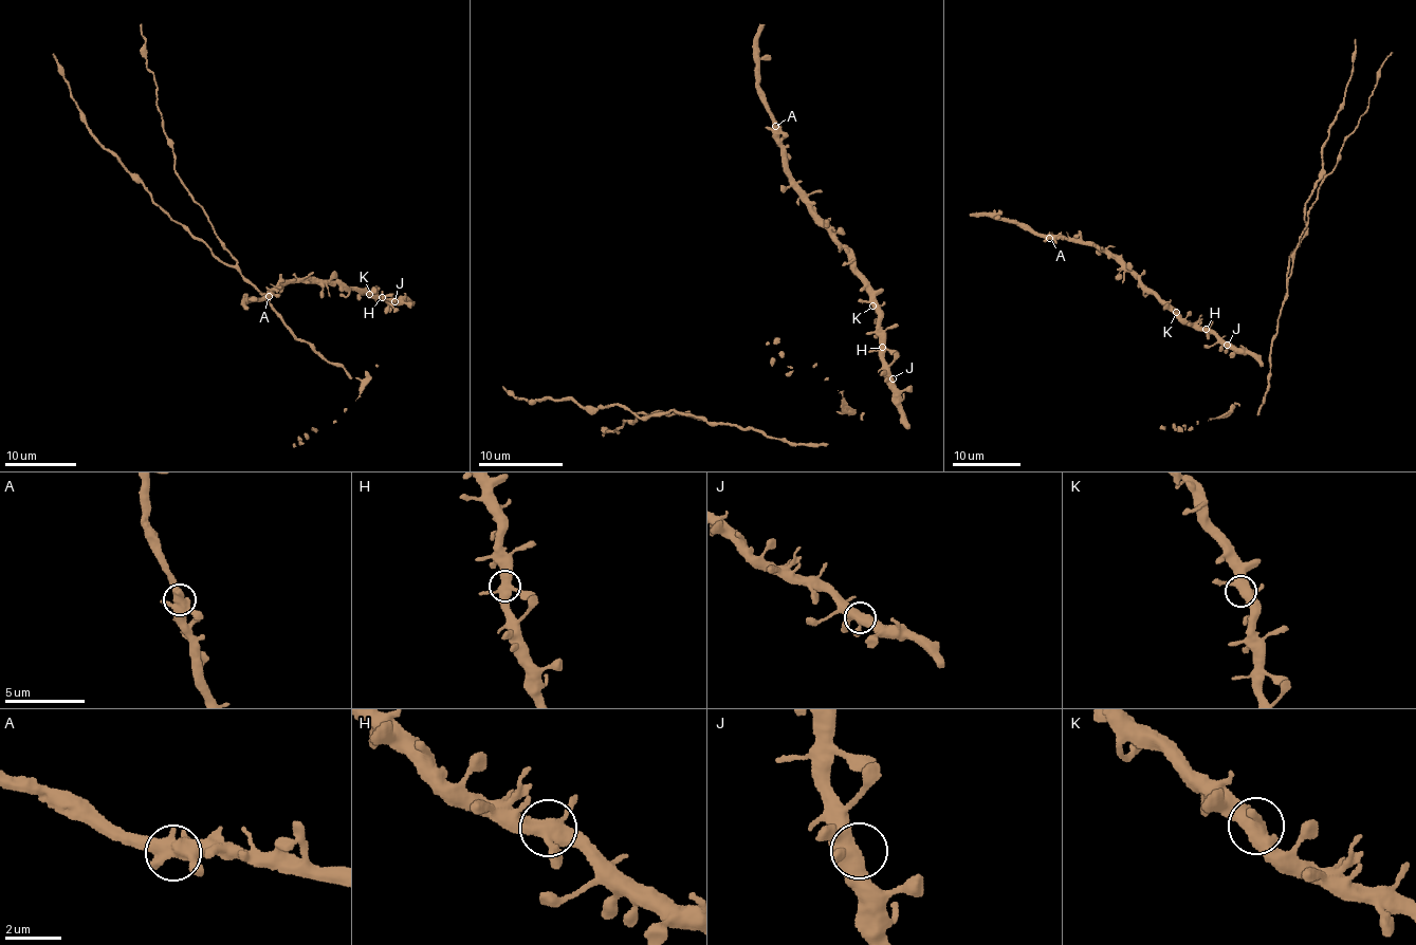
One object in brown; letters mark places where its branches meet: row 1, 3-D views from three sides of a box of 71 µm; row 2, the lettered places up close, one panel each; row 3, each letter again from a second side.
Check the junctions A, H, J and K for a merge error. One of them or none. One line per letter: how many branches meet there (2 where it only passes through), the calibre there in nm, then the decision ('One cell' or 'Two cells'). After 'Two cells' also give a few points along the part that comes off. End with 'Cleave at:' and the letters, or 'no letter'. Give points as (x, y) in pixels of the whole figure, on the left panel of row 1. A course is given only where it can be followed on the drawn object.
A: Branches: 4. Thickness 480 nm. One cell
H: Branches: 4. Thickness 440 nm. One cell
J: Branches: 4. Thickness 460 nm. One cell
K: Branches: 4. Thickness 440 nm. One cell
Cleave at: no letter

